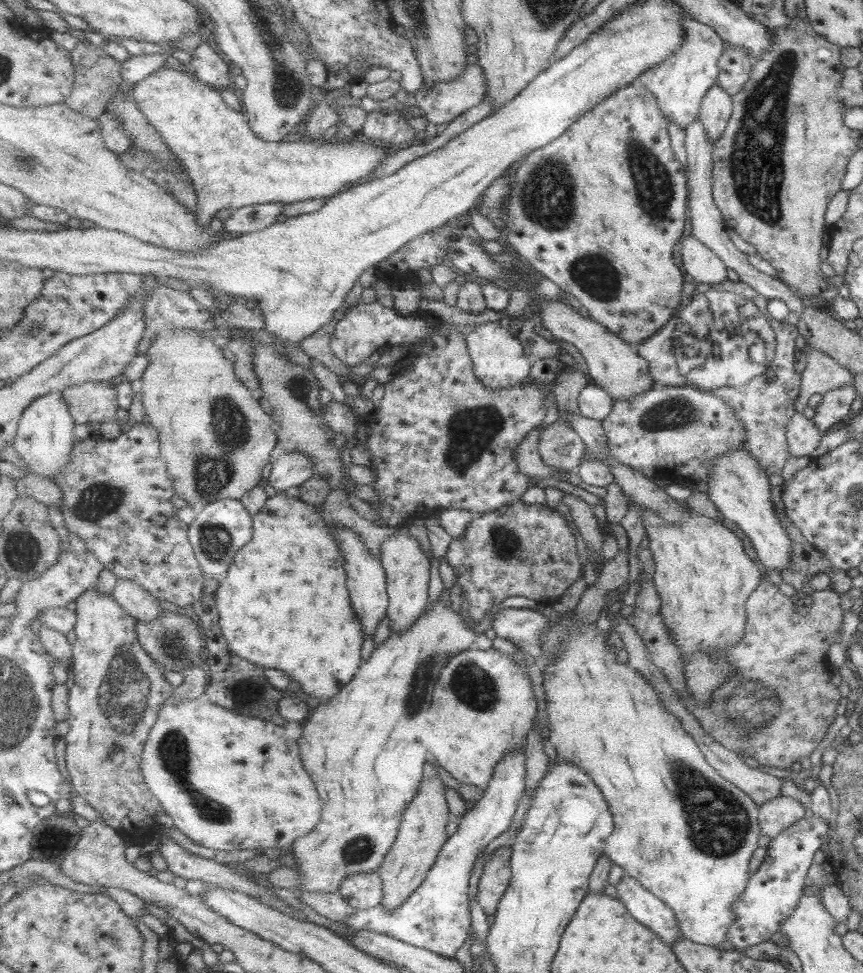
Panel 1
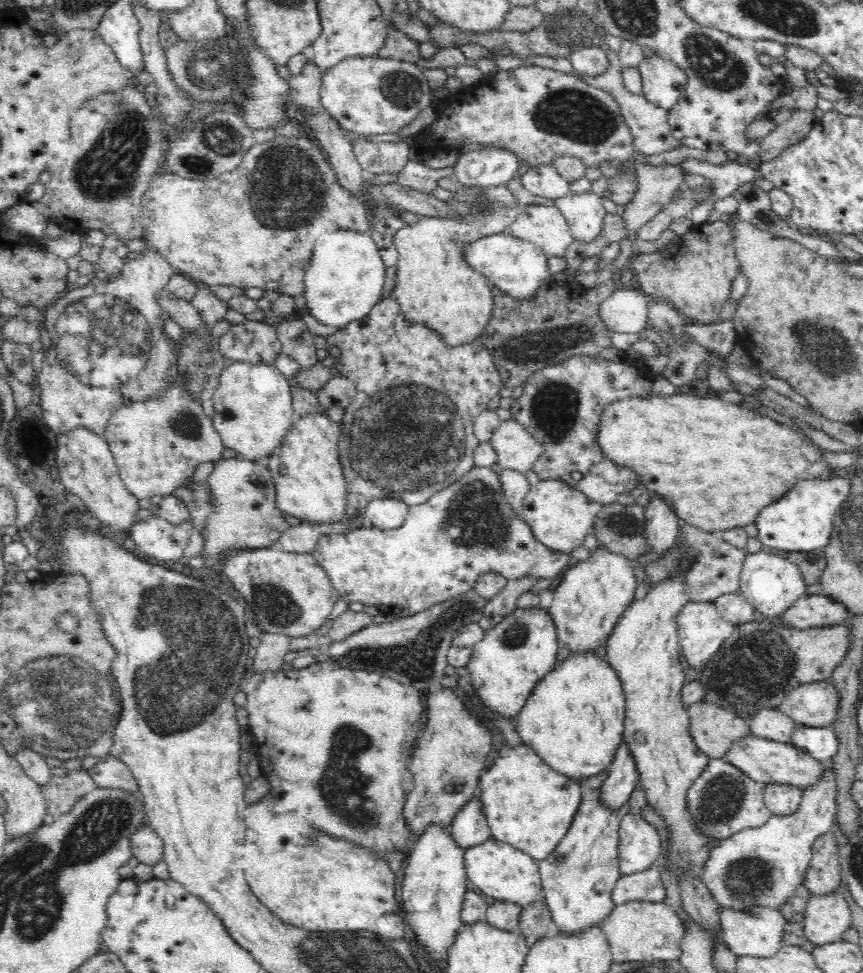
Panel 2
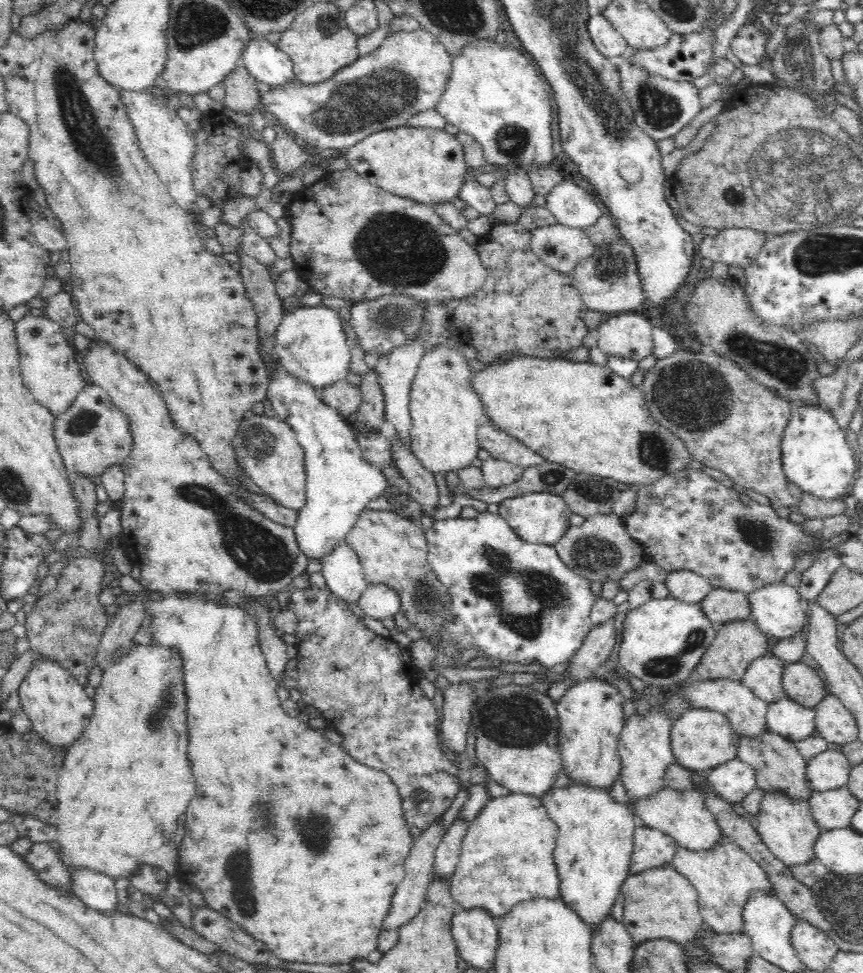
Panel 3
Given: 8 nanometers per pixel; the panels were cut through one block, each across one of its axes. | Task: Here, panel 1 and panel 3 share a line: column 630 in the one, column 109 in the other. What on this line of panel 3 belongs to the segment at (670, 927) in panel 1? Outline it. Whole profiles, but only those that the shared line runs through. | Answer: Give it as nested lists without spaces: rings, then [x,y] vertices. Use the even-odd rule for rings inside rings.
[[[68,868],[71,890],[92,908],[112,912],[117,904],[115,879],[90,868]]]

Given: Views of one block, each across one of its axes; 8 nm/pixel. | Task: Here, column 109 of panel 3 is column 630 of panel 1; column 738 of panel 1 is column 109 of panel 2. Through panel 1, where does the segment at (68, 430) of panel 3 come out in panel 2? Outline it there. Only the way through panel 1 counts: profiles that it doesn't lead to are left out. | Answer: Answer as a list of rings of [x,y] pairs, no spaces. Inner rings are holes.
[[[176,374],[168,381],[168,386],[156,397],[148,401],[136,401],[114,410],[103,433],[104,439],[113,452],[119,476],[126,488],[138,499],[146,500],[152,496],[166,496],[190,482],[196,467],[202,463],[218,462],[226,454],[227,448],[213,425],[213,419],[204,413],[202,404],[194,397],[186,384],[188,374]]]

